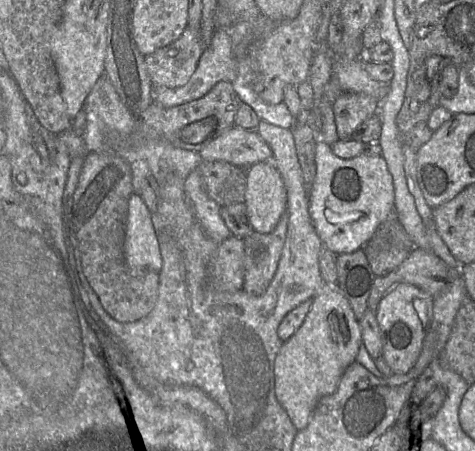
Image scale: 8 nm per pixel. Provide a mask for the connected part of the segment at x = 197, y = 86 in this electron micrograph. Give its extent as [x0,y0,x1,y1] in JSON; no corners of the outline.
[153,28,237,107]

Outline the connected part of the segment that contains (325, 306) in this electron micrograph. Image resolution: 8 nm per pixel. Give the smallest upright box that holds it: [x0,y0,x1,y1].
[274,283,362,430]

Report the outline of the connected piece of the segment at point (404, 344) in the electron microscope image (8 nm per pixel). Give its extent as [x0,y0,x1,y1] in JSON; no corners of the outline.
[376,284,434,374]

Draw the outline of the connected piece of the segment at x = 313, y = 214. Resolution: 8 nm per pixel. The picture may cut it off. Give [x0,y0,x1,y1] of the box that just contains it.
[308,140,394,255]

